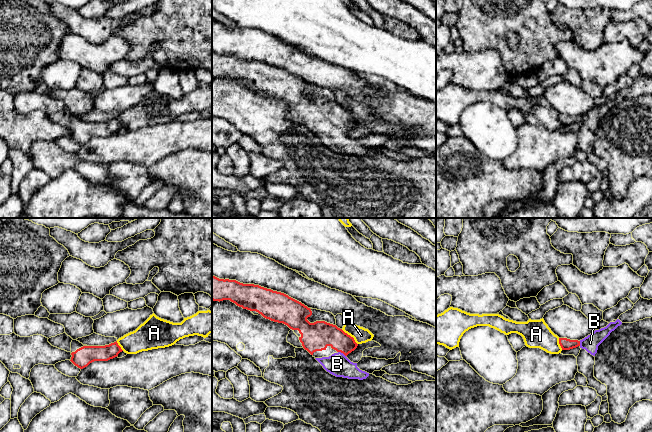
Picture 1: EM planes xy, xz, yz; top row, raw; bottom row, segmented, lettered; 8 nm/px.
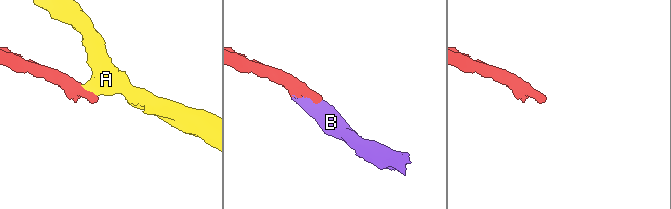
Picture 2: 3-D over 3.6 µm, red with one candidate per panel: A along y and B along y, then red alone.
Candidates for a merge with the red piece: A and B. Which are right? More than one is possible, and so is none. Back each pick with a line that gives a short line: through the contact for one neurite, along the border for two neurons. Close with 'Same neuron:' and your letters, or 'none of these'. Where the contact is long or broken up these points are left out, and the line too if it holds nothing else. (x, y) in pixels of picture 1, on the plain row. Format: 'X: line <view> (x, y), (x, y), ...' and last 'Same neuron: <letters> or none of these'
Same neuron: B

